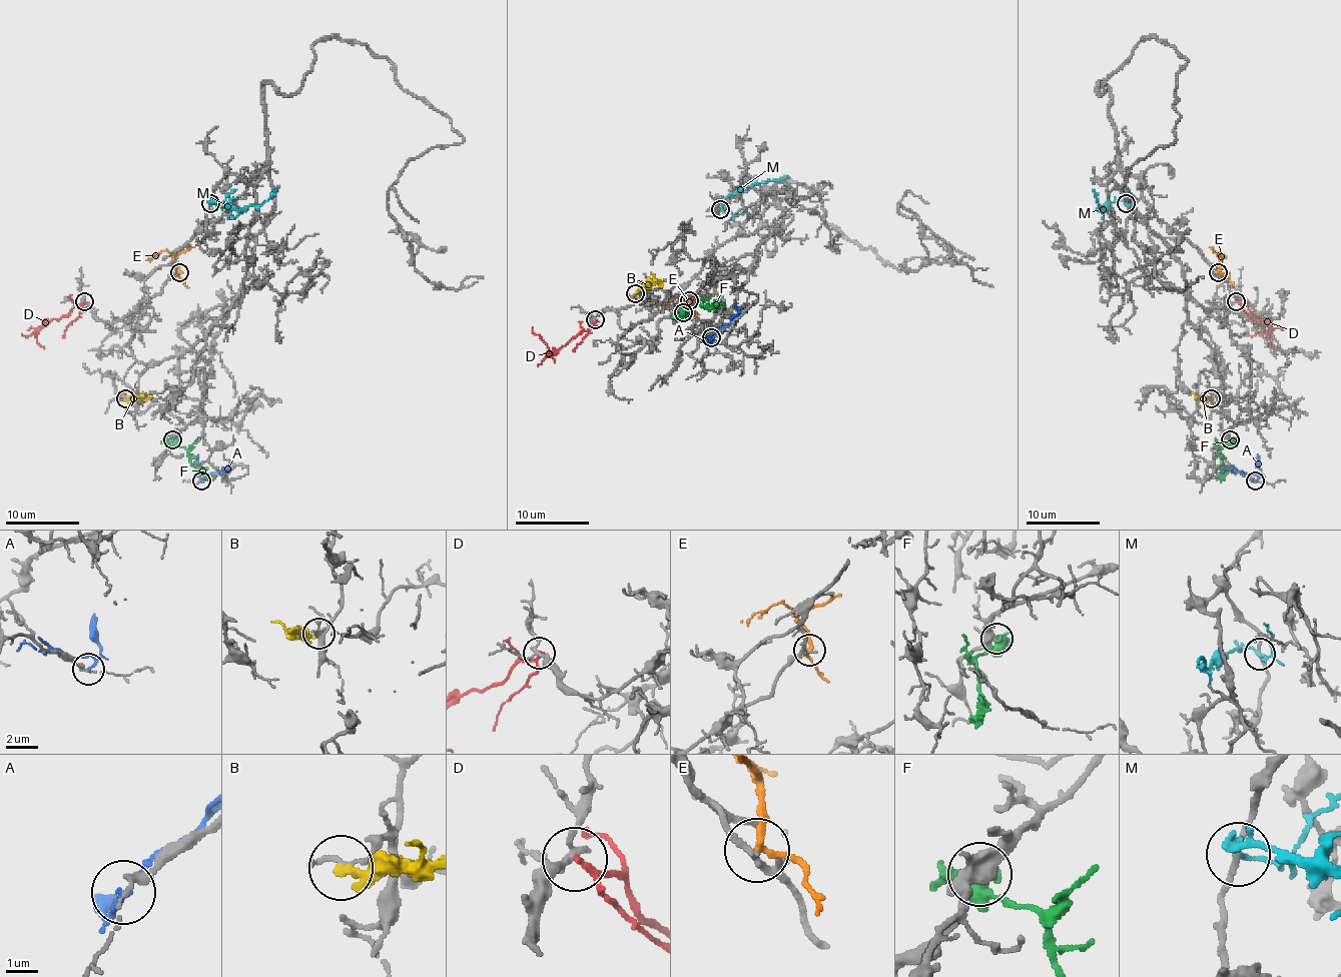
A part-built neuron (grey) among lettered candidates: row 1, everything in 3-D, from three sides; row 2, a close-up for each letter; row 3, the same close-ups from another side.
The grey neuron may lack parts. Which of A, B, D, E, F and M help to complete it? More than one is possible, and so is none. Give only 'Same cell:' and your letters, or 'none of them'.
Same cell: D

